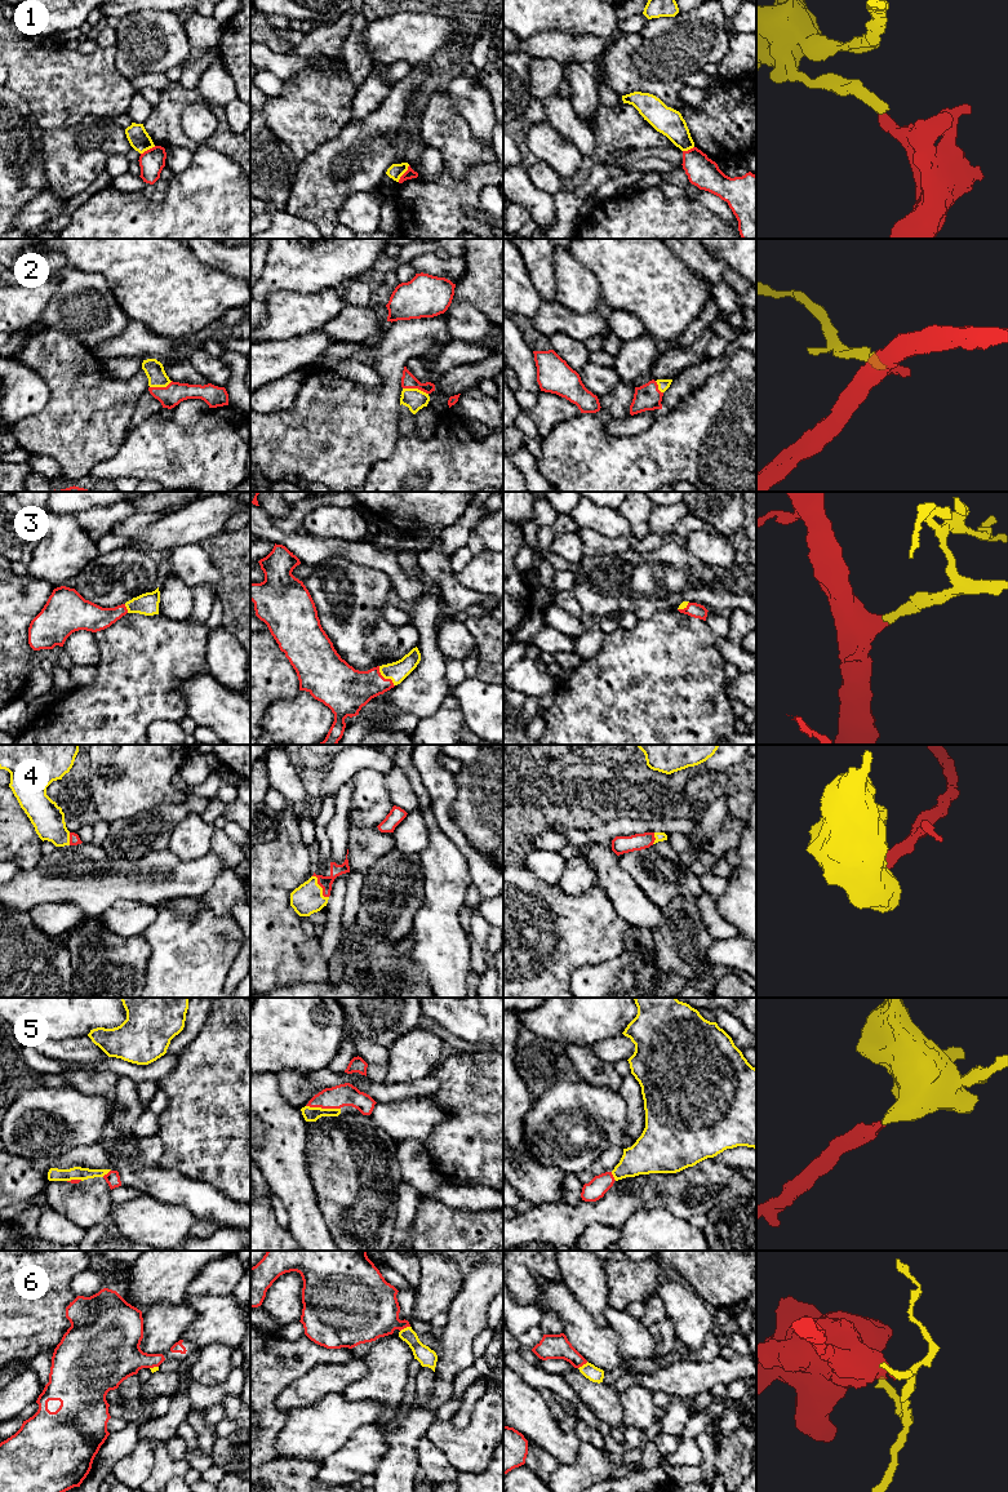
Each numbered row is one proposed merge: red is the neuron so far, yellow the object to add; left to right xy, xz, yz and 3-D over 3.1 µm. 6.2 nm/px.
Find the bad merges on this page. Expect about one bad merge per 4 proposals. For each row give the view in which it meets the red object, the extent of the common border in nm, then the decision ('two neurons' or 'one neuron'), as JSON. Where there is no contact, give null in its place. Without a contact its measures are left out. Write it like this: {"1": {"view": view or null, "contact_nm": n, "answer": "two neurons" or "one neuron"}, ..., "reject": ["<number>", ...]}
{"1": {"view": "xz", "contact_nm": 130, "answer": "two neurons"}, "2": {"view": "xz", "contact_nm": 170, "answer": "one neuron"}, "3": {"view": "xz", "contact_nm": 160, "answer": "one neuron"}, "4": {"view": "xz", "contact_nm": 170, "answer": "one neuron"}, "5": {"view": "xz", "contact_nm": 220, "answer": "one neuron"}, "6": {"view": "xz", "contact_nm": 70, "answer": "two neurons"}, "reject": ["1", "6"]}

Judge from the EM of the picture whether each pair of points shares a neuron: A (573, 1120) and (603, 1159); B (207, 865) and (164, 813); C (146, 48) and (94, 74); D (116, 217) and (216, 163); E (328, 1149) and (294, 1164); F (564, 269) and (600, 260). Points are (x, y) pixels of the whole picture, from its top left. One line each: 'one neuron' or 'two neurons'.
A: two neurons
B: two neurons
C: two neurons
D: one neuron
E: two neurons
F: two neurons

